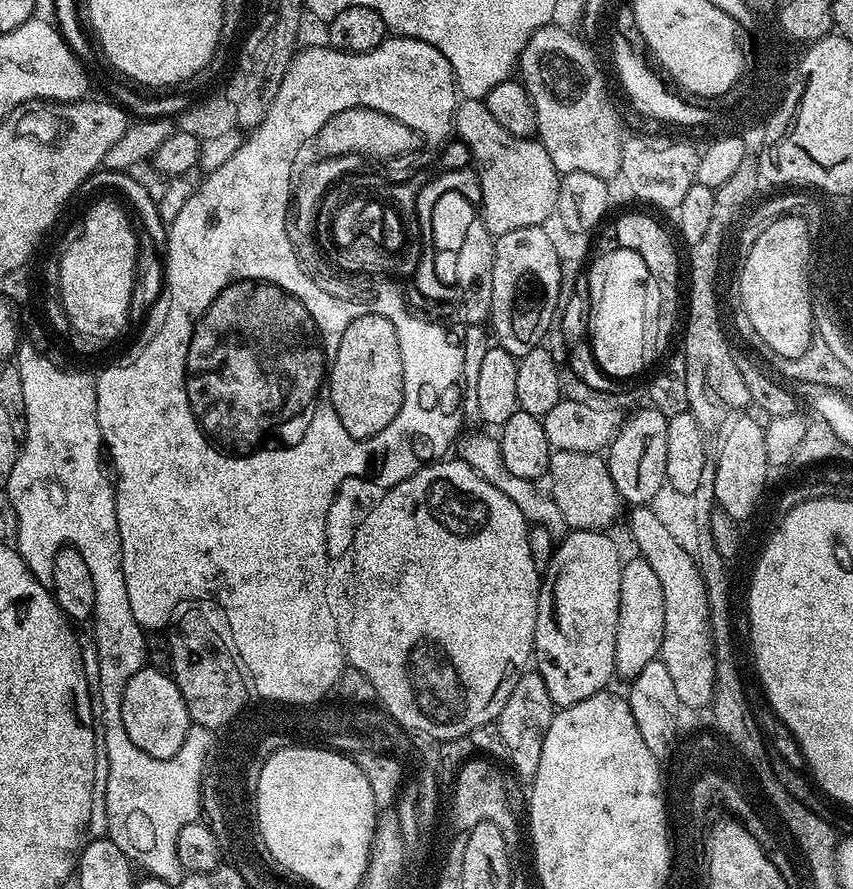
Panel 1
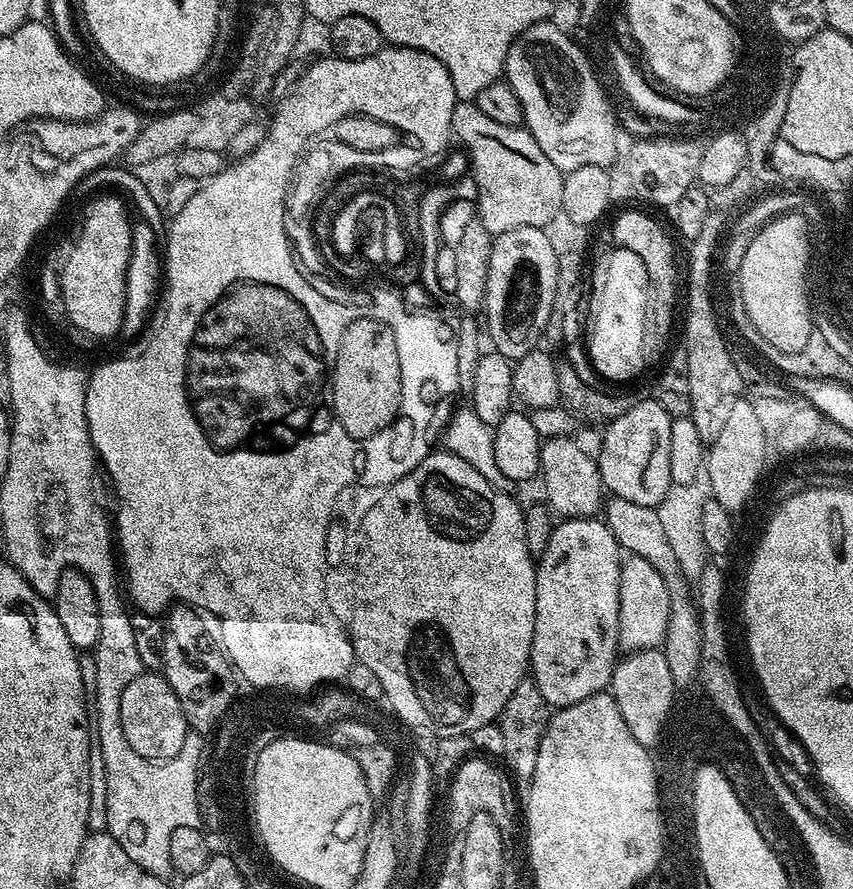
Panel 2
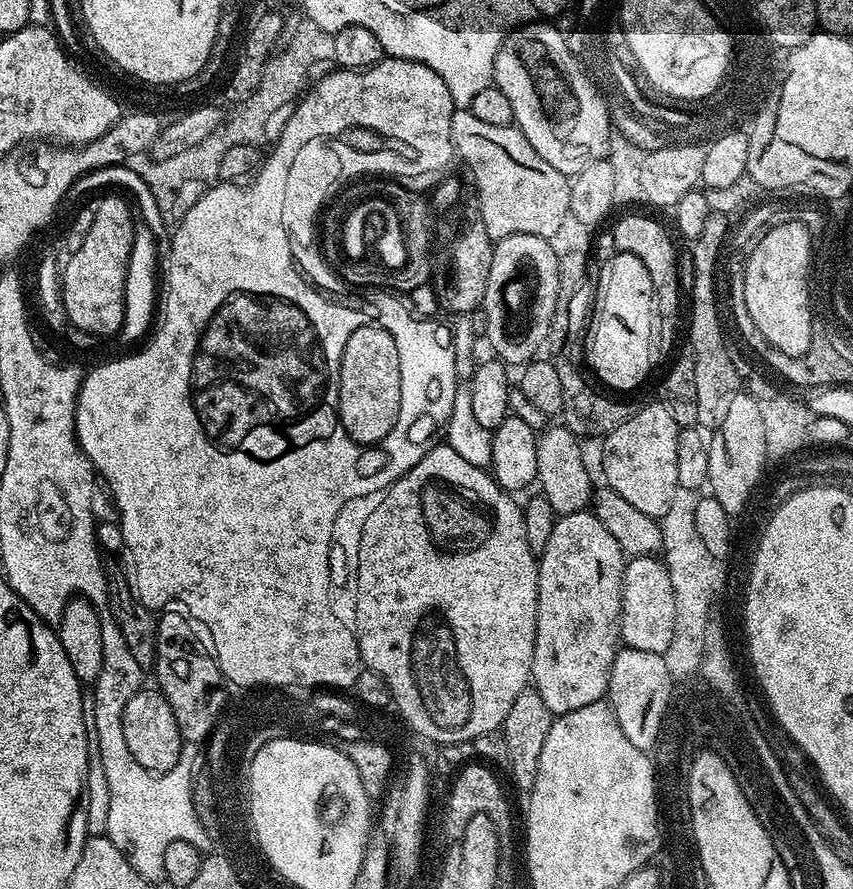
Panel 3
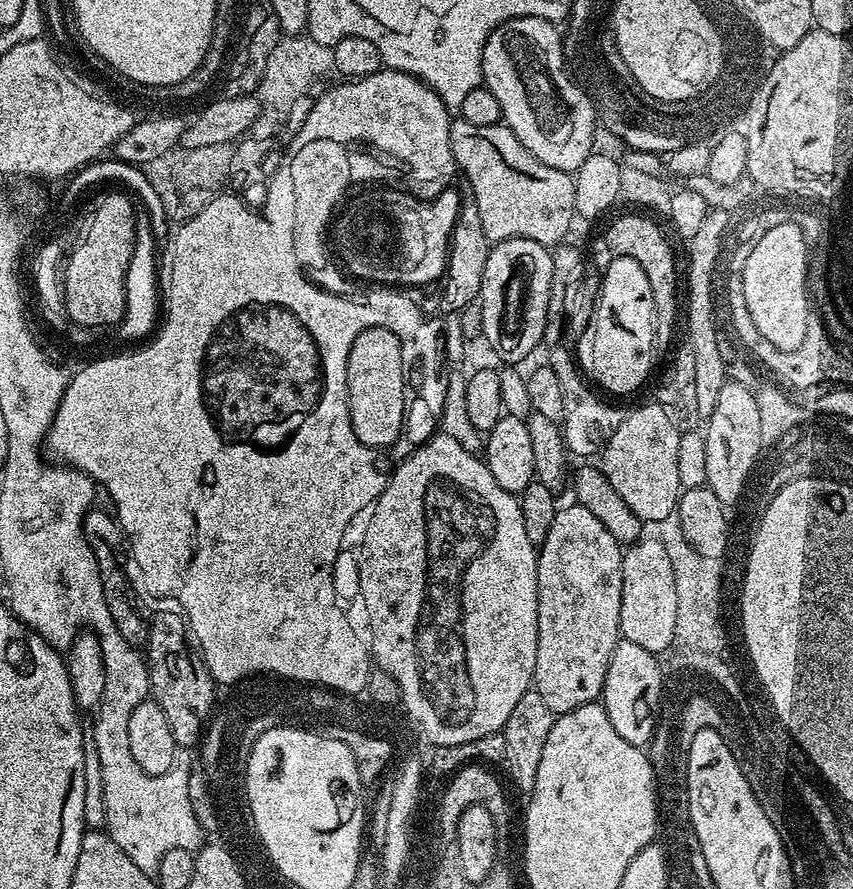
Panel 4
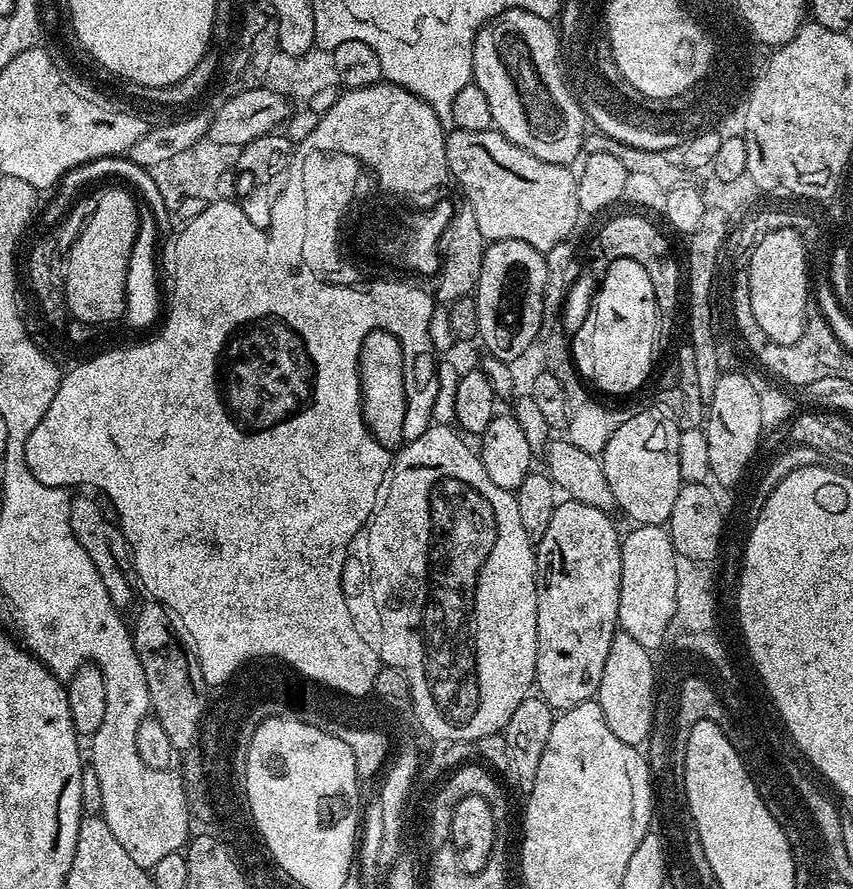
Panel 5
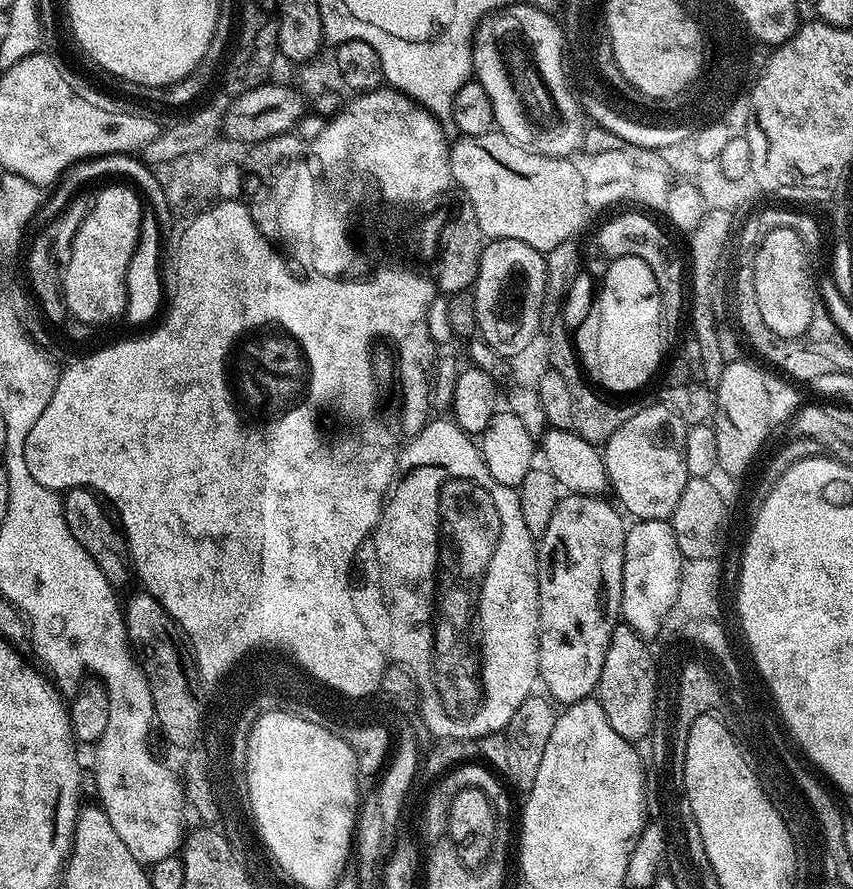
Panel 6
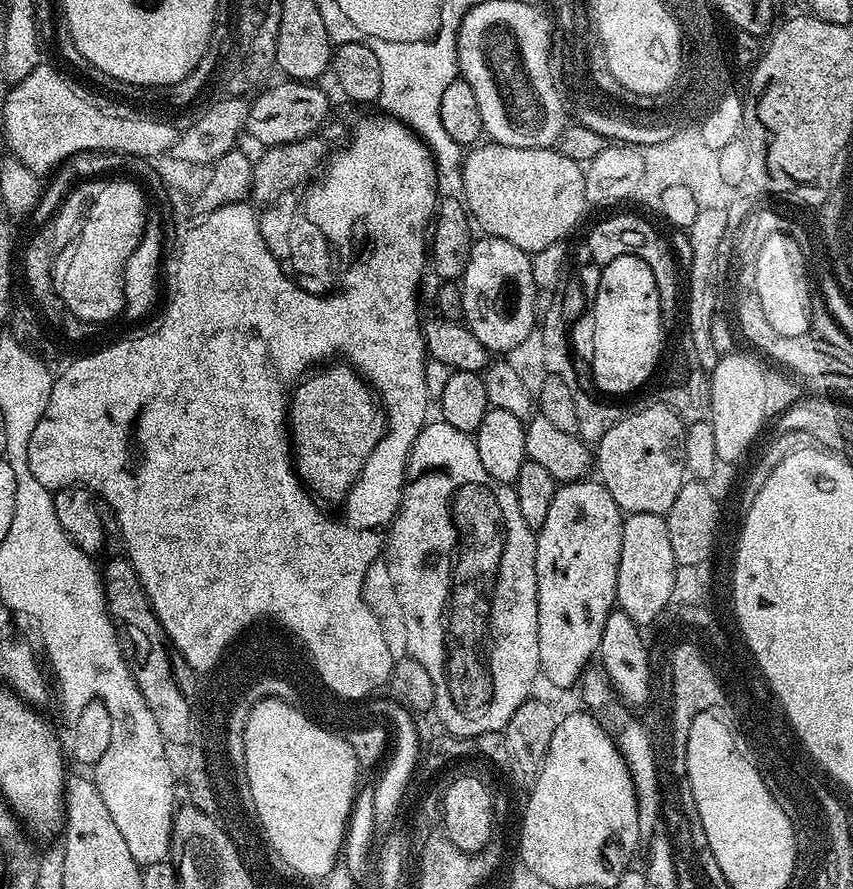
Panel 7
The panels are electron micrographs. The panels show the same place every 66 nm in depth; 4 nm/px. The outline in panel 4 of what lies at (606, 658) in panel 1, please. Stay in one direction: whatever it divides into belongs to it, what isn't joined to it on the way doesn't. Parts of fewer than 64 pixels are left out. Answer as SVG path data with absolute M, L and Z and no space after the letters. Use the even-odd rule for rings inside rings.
M577 502L569 508L561 507L554 522L550 522L550 534L546 542L538 546L536 569L538 570L538 658L534 690L542 694L546 706L553 714L569 712L583 704L601 699L606 670L614 654L614 646L620 635L620 607L622 606L622 570L620 558L622 544L598 522L588 509Z

